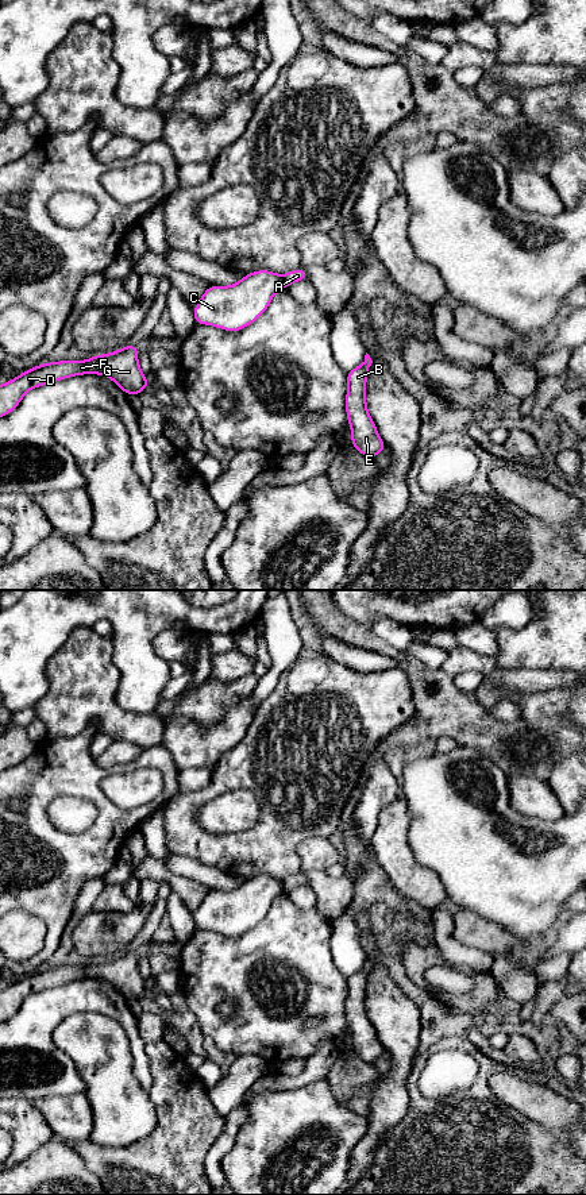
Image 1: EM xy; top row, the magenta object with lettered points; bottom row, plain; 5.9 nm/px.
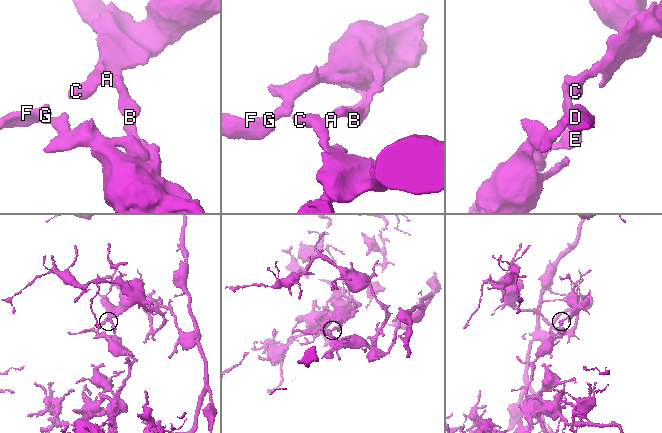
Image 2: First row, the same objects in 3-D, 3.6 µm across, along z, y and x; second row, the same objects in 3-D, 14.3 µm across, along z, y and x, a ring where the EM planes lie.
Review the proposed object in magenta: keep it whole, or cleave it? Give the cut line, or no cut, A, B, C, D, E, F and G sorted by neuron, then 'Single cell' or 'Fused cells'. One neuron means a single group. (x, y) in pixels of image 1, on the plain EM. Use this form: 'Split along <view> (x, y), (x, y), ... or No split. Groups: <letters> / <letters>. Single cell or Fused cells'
Split along xy (282, 882), (284, 891). Groups: A B D E F G / C. Fused cells

